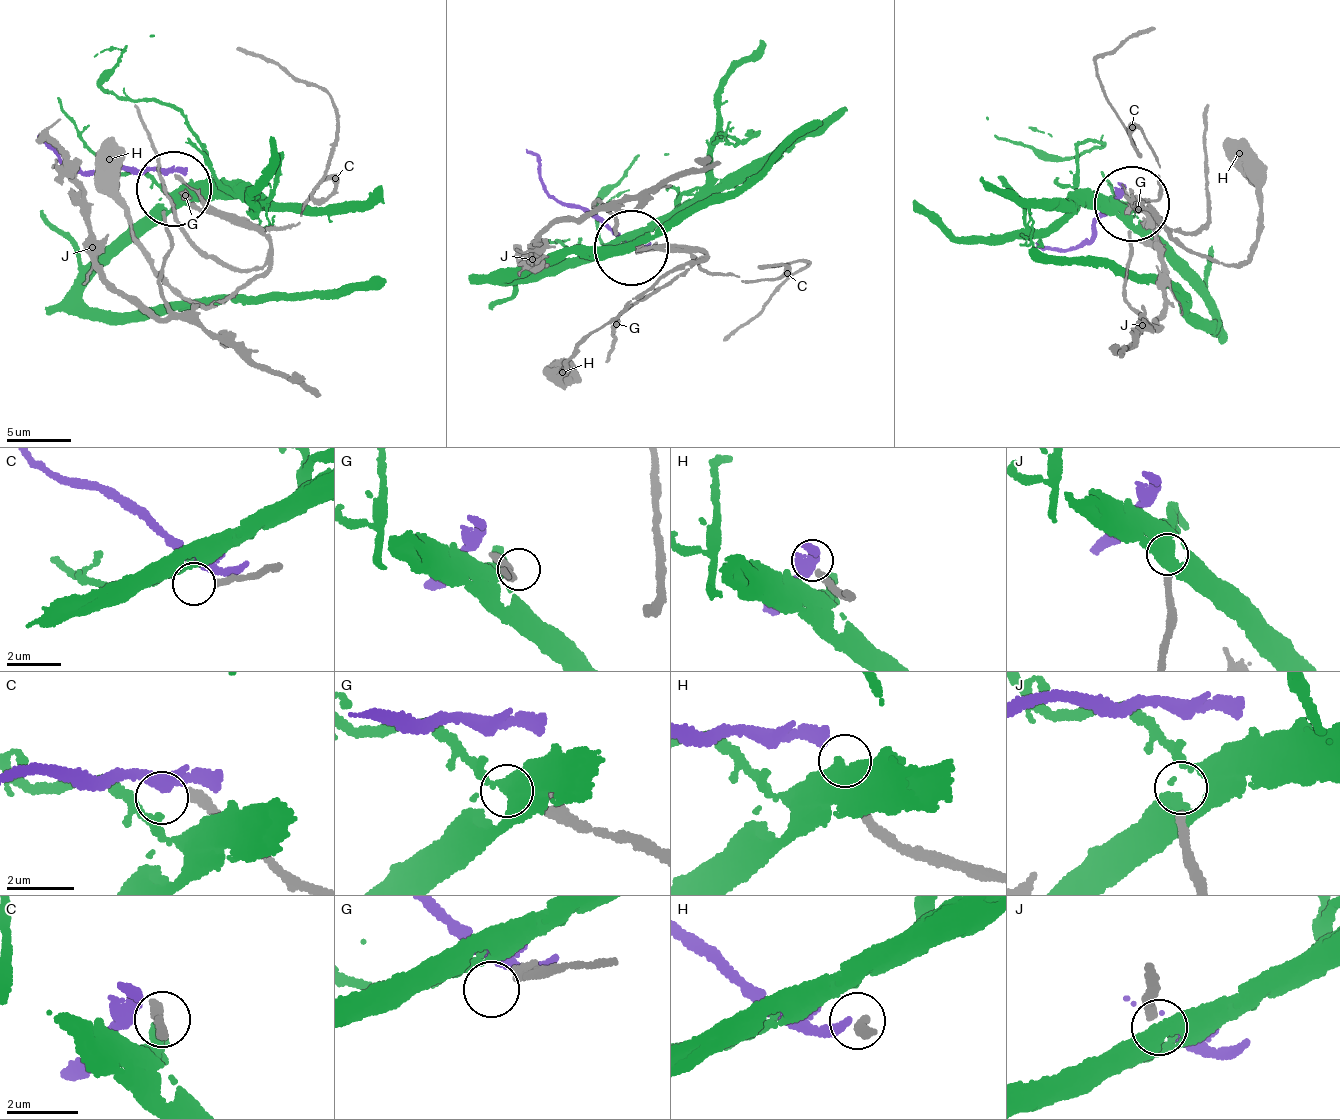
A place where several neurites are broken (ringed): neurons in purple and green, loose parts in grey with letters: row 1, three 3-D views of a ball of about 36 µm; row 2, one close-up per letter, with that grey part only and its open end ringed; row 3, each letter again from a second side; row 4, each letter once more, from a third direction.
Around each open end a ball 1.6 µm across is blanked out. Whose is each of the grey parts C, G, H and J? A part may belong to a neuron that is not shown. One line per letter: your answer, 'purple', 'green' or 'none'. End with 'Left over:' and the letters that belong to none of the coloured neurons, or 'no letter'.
C: none
G: none
H: purple
J: none
Left over: C, G, J

